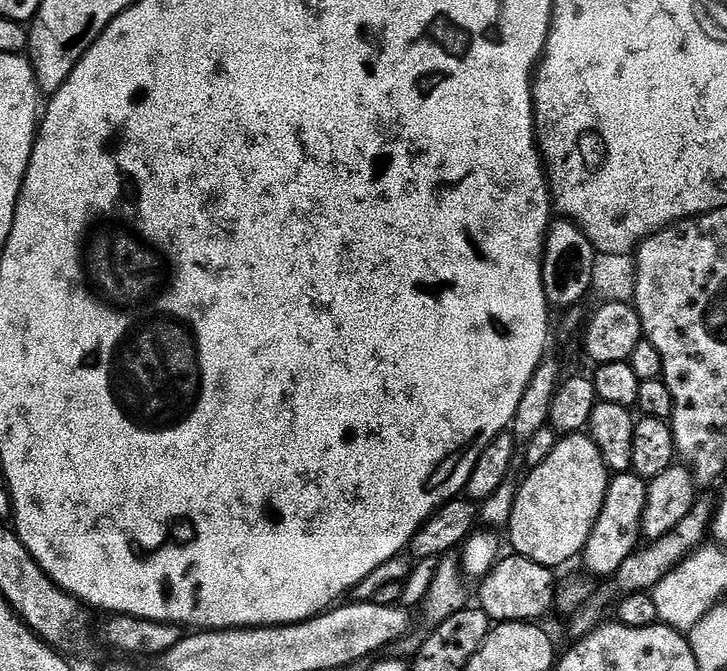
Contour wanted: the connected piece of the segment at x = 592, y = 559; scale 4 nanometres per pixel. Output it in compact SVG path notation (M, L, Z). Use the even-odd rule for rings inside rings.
M621 472L609 479L602 510L594 522L594 530L582 553L582 561L594 575L615 577L626 558L637 551L642 540L640 523L647 497L648 484L632 472Z

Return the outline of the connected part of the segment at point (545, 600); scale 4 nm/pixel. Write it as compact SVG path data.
M505 555L487 576L479 581L480 600L478 607L493 622L540 622L548 611L553 611L558 595L557 573L544 564L525 556Z

